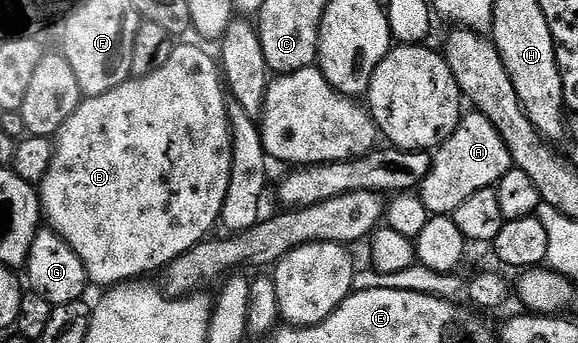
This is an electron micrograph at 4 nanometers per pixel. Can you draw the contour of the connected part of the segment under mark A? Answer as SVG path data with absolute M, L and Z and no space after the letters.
M468 112L461 117L455 132L435 151L430 162L430 173L418 187L418 197L429 215L452 216L476 193L493 189L511 169L512 157L494 124L490 124L486 116Z

